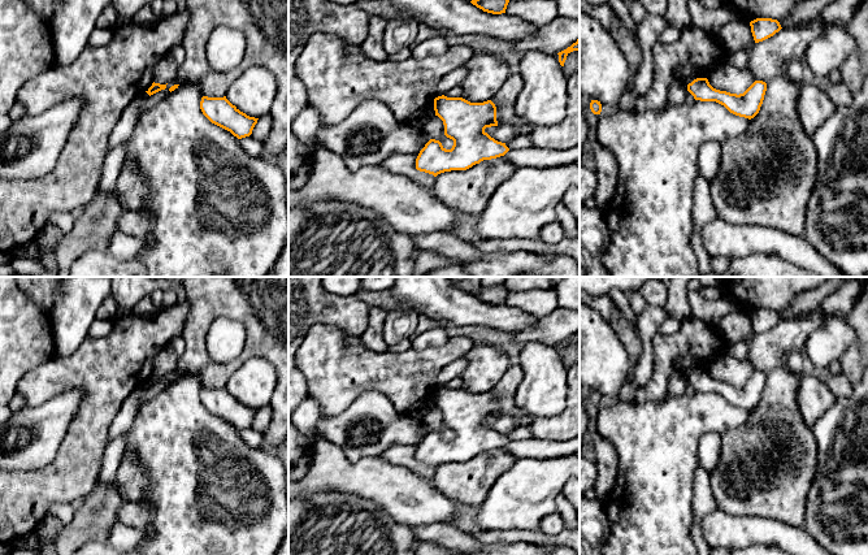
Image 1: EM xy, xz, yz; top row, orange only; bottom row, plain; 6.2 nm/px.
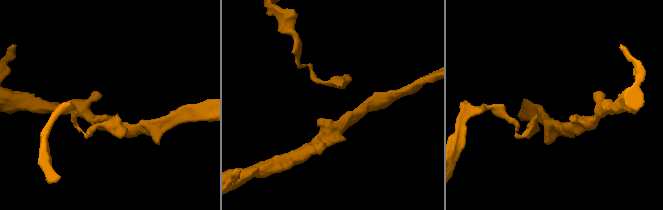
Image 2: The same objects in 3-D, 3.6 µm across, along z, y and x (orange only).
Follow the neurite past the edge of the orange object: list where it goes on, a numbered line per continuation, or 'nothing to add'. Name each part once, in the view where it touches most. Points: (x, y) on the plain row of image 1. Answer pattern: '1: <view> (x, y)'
1: yz (686, 365)

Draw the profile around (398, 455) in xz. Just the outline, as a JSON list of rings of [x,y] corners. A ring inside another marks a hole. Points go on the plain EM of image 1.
[[[418,445],[392,446],[378,458],[390,461],[394,465],[407,467],[418,477],[428,482],[433,482],[435,468],[416,460],[417,447]]]

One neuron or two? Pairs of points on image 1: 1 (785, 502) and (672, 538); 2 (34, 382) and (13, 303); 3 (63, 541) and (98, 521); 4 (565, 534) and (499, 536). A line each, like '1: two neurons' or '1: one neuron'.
1: two neurons
2: two neurons
3: one neuron
4: one neuron

